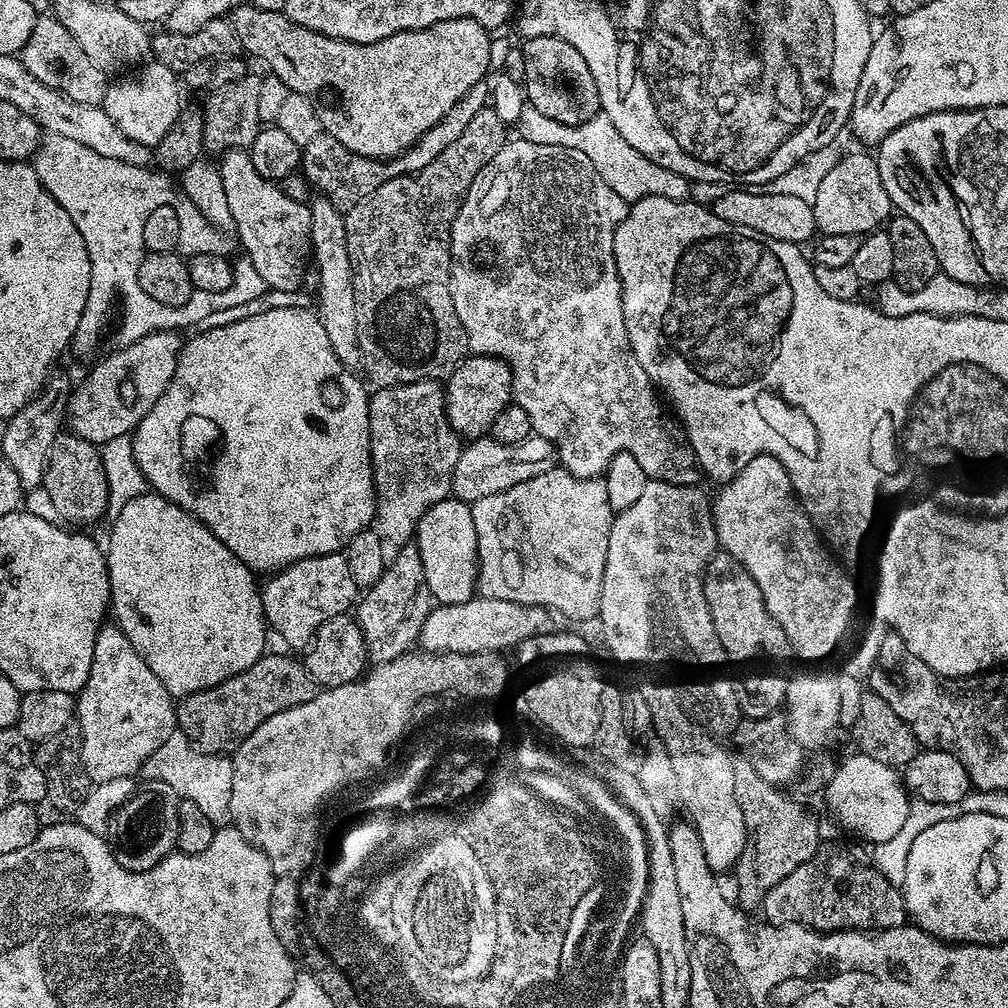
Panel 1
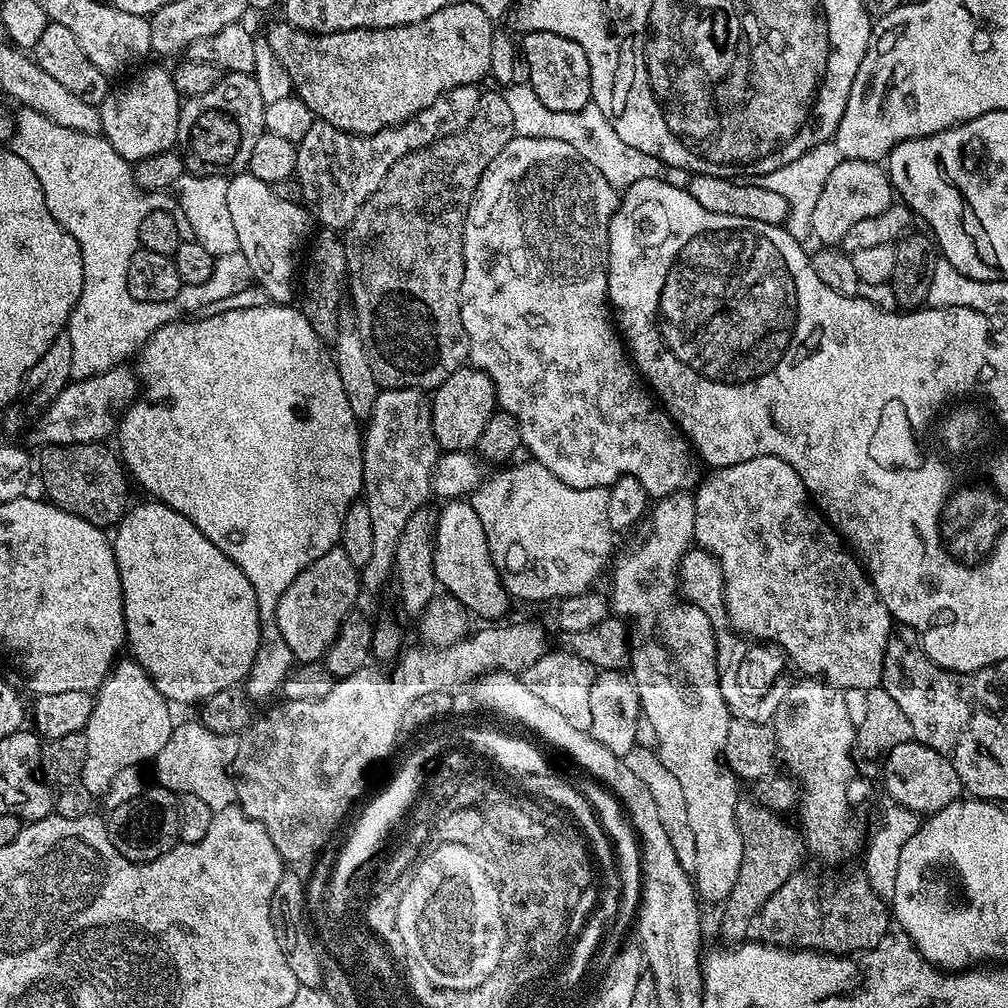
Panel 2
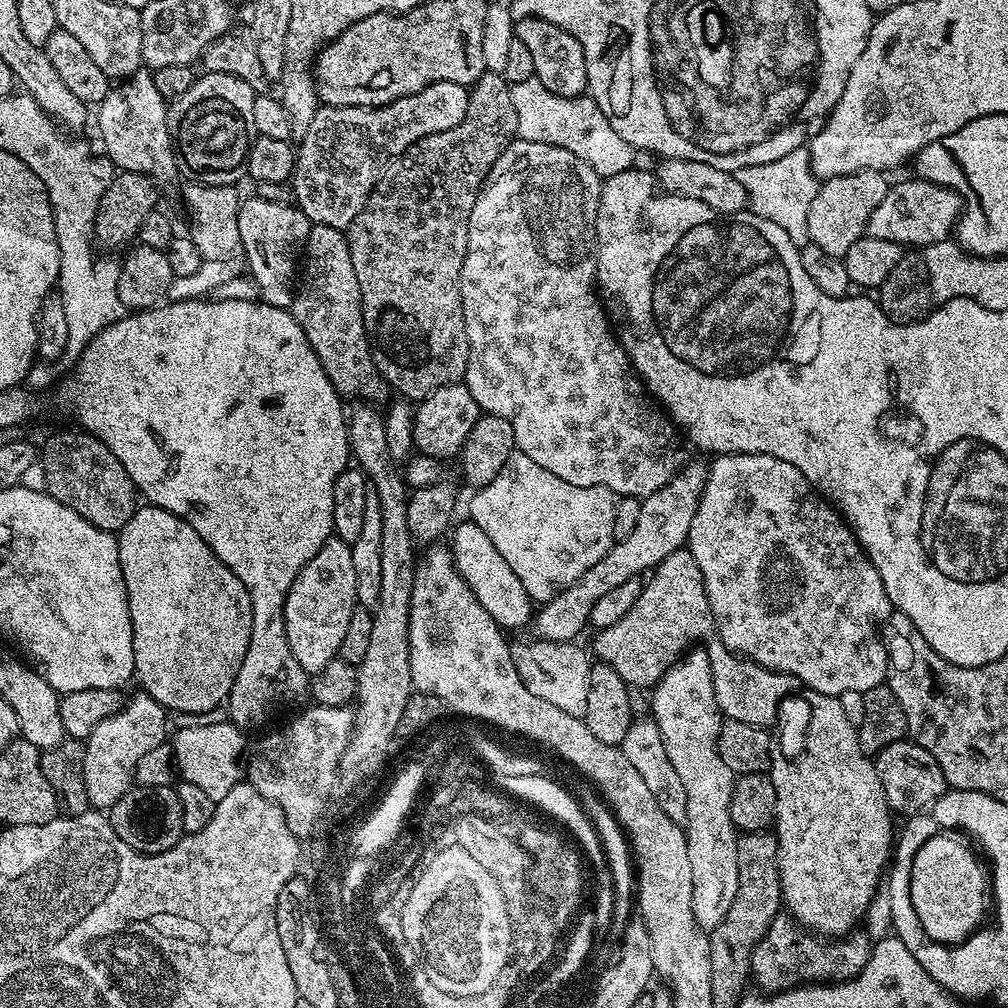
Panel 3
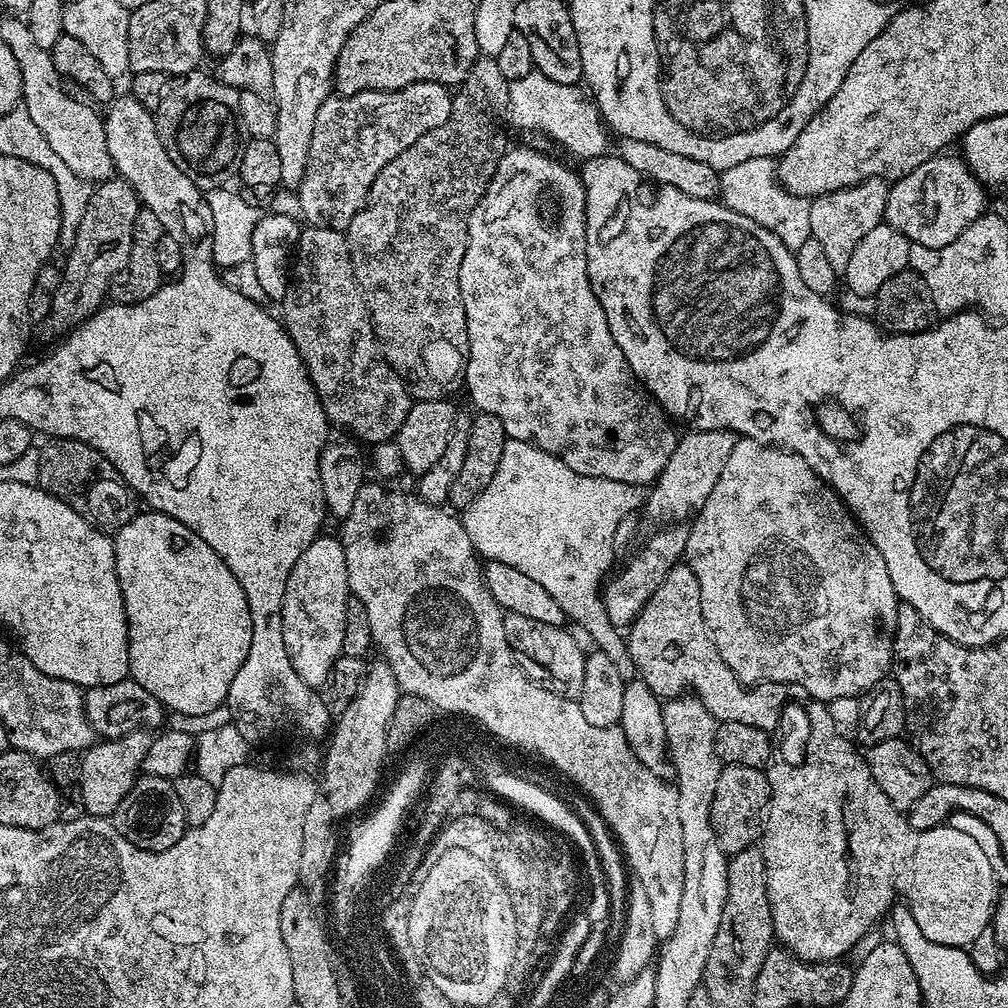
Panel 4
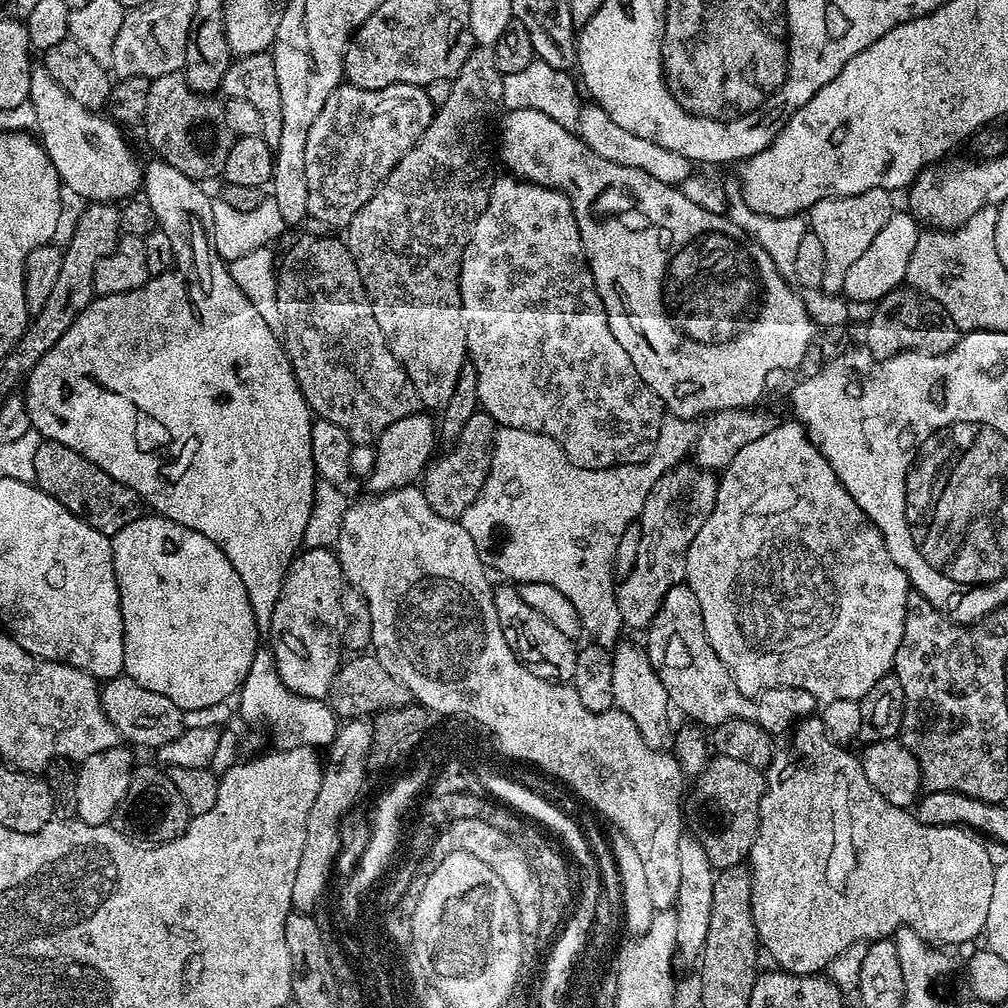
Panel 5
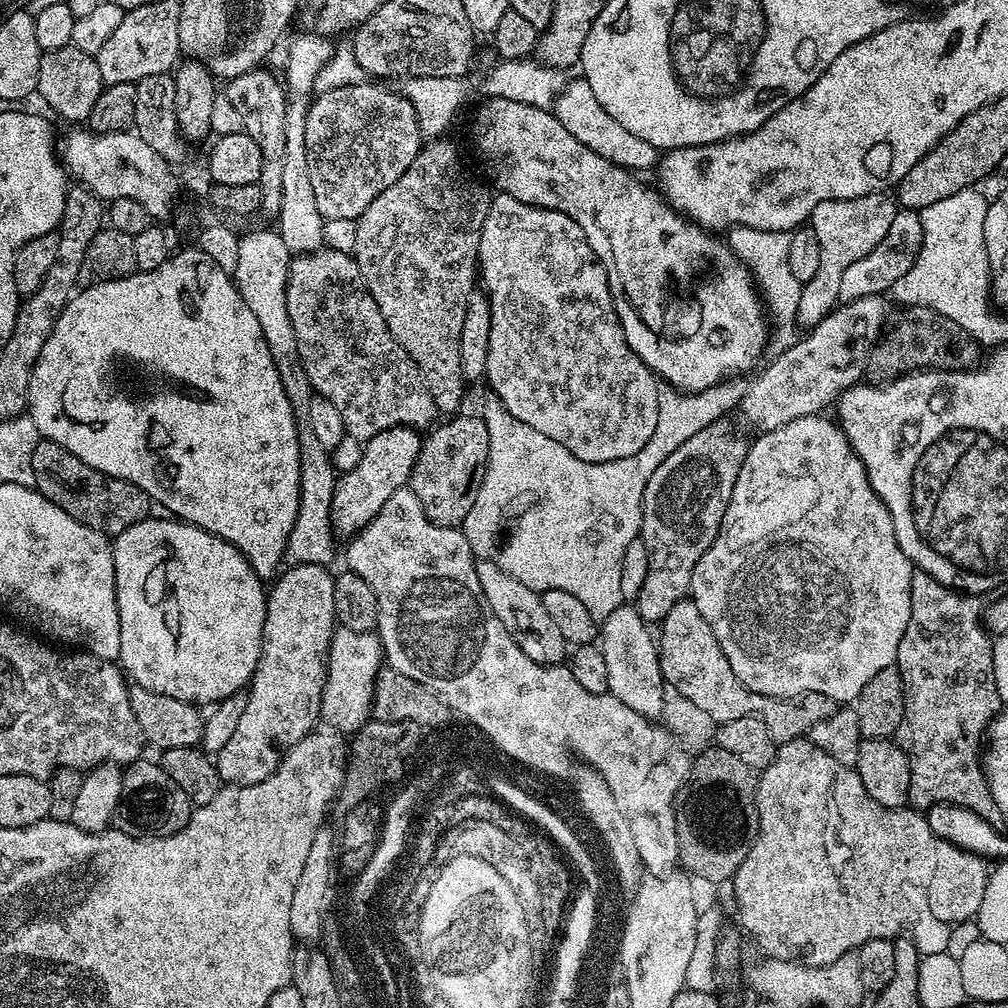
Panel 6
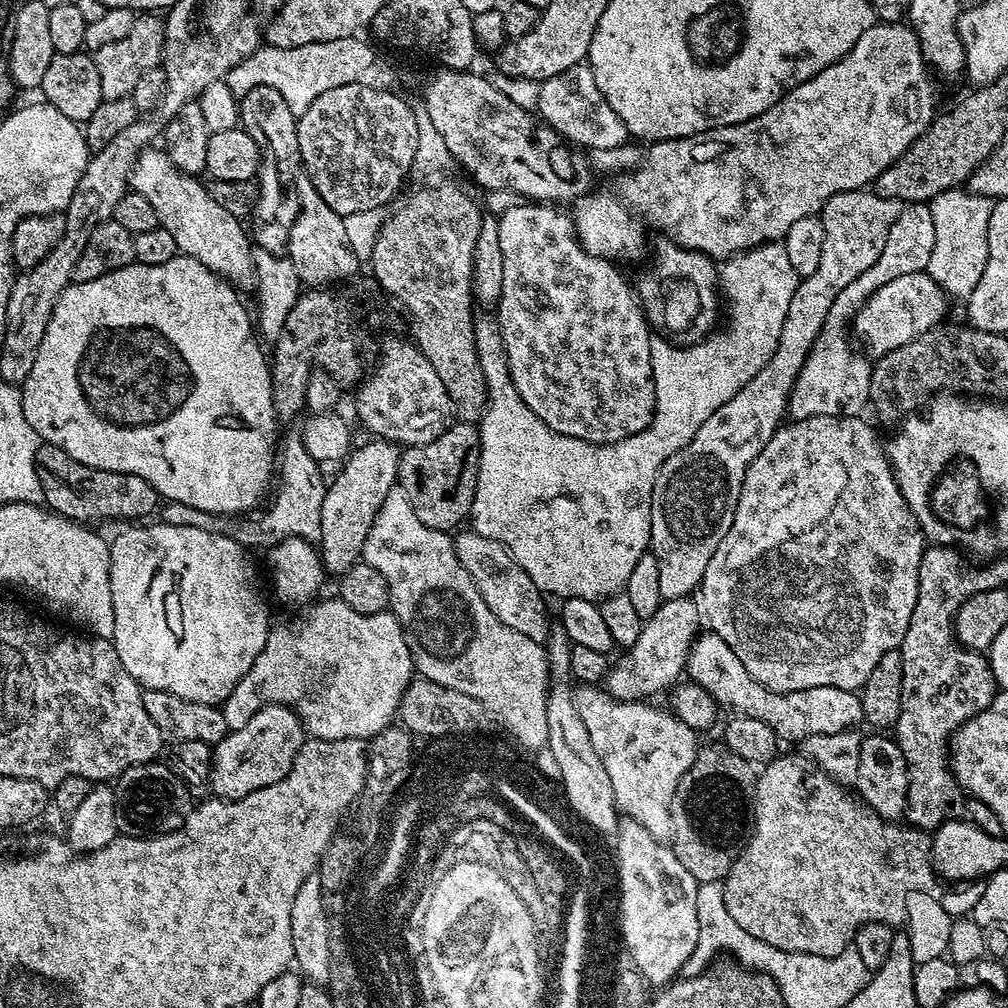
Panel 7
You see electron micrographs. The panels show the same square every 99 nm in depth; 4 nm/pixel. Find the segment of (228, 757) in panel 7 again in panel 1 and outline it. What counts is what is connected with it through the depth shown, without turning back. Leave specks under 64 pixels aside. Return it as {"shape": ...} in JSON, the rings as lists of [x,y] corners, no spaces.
{"shape":[[[343,552],[302,558],[271,573],[265,580],[268,581],[263,581],[260,597],[269,629],[299,650],[307,649],[322,622],[348,612],[358,600],[358,589],[354,578],[350,578],[350,566]]]}

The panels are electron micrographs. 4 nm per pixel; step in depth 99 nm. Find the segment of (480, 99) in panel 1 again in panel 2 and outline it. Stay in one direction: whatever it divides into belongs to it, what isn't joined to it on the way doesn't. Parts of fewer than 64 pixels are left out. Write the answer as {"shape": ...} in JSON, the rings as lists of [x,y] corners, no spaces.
{"shape":[[[475,84],[458,86],[454,90],[442,94],[434,102],[430,102],[430,106],[426,106],[426,110],[418,110],[418,114],[414,114],[406,122],[397,124],[395,128],[383,128],[369,136],[358,136],[355,132],[347,132],[330,122],[317,119],[310,126],[310,130],[306,130],[306,138],[302,138],[296,145],[294,178],[302,186],[303,203],[306,205],[307,211],[315,219],[317,216],[324,223],[325,229],[347,229],[348,224],[354,222],[354,214],[358,214],[358,210],[364,205],[366,198],[370,198],[370,194],[374,194],[374,190],[378,190],[378,186],[382,186],[390,166],[394,166],[394,162],[398,162],[398,158],[430,146],[436,140],[446,138],[466,127],[474,118],[474,110],[478,110],[481,95],[481,89]]]}

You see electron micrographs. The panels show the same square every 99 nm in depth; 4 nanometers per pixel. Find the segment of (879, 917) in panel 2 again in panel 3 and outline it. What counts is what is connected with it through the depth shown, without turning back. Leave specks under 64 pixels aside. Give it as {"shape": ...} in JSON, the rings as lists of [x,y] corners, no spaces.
{"shape":[[[777,914],[766,934],[752,951],[751,977],[760,983],[764,994],[799,988],[801,984],[841,984],[853,980],[872,956],[873,940],[864,930],[853,930],[846,936],[825,938],[795,920],[791,914]]]}

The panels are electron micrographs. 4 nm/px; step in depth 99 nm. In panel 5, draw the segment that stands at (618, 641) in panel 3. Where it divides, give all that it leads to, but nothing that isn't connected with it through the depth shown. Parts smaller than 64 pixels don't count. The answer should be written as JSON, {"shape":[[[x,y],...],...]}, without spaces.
{"shape":[[[687,583],[674,585],[670,594],[666,594],[658,614],[646,629],[646,635],[648,635],[648,644],[646,643],[648,657],[656,668],[662,686],[666,686],[666,694],[671,707],[675,711],[677,708],[678,711],[685,712],[692,719],[689,721],[695,722],[697,725],[714,729],[727,720],[745,720],[762,726],[767,732],[784,734],[801,718],[811,716],[817,711],[818,702],[814,698],[814,694],[806,694],[806,690],[786,688],[777,691],[775,693],[776,712],[764,701],[767,699],[753,698],[742,694],[738,690],[738,686],[734,686],[734,678],[728,673],[728,668],[722,662],[722,658],[718,658],[718,654],[714,654],[714,650],[706,638],[706,626],[702,622],[702,610],[698,606],[698,598],[694,598],[694,590],[690,590]]]}

